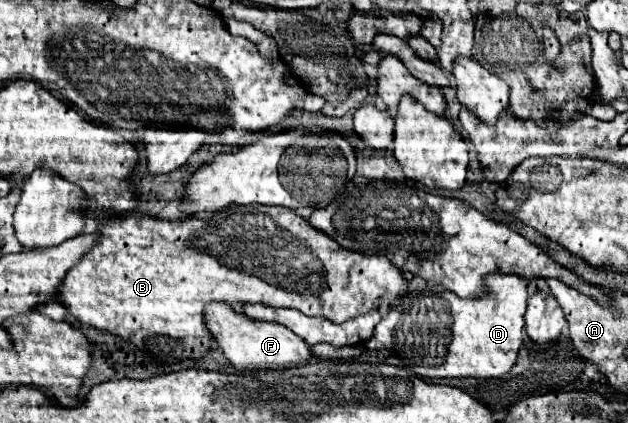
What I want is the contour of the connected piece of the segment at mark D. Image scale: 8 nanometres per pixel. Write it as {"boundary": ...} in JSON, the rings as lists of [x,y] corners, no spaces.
{"boundary":[[[489,274],[487,276],[489,292],[485,298],[459,298],[451,294],[451,290],[443,290],[441,286],[433,290],[413,290],[403,294],[399,302],[391,304],[387,316],[375,326],[373,336],[365,342],[369,350],[393,350],[393,354],[401,360],[401,366],[411,374],[421,378],[495,378],[503,376],[511,370],[517,358],[517,350],[523,342],[523,326],[525,326],[525,310],[527,310],[527,282],[517,274]]]}

